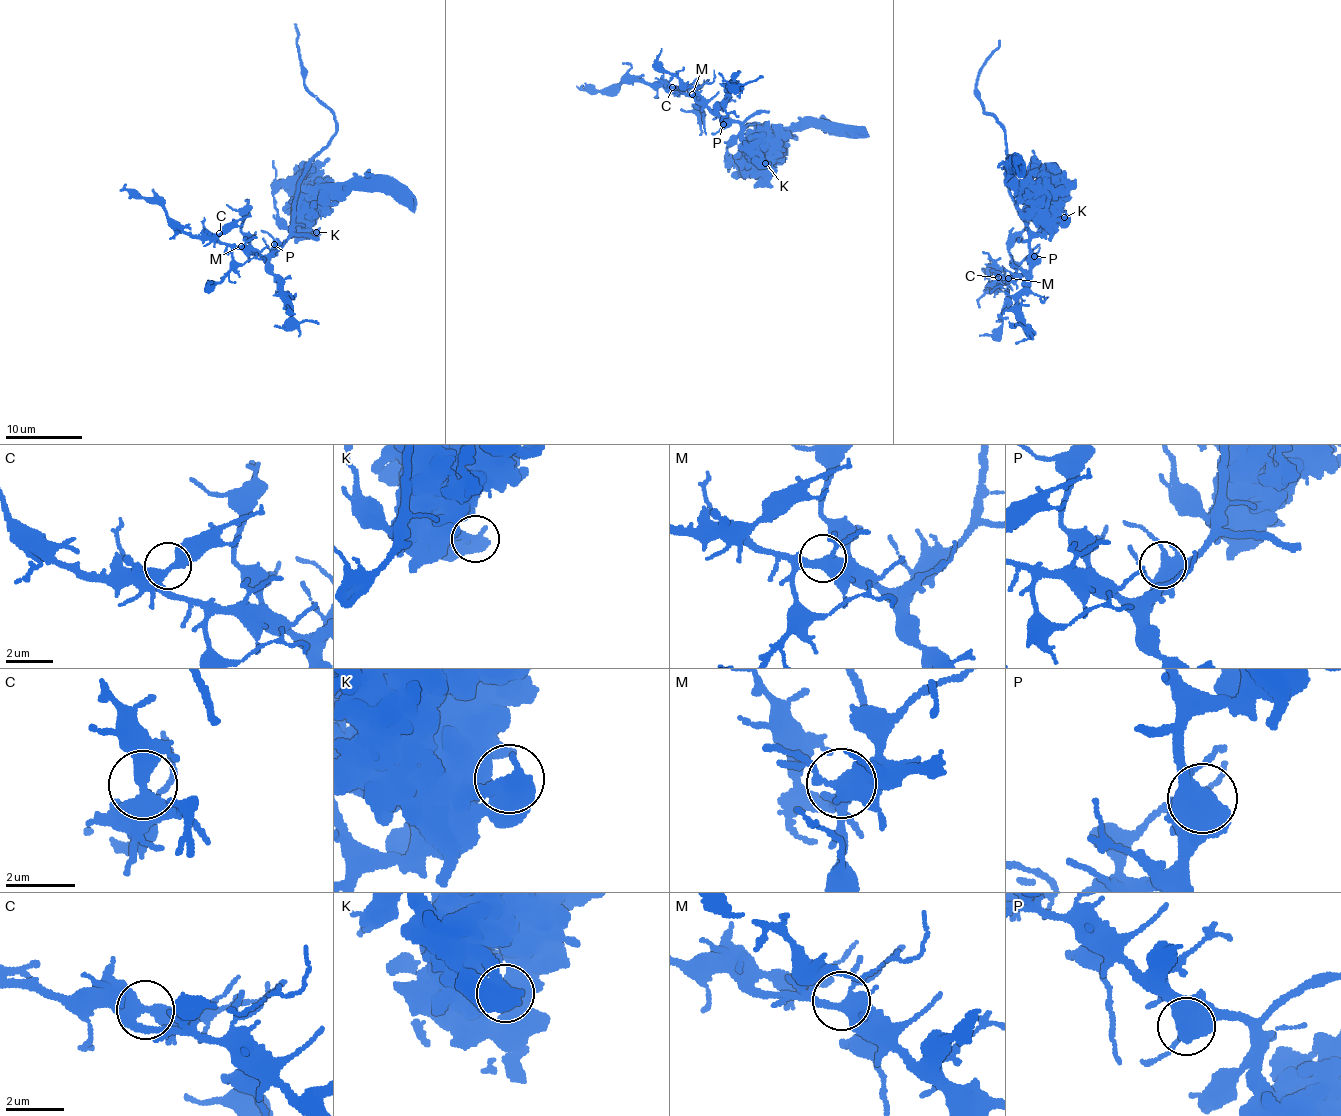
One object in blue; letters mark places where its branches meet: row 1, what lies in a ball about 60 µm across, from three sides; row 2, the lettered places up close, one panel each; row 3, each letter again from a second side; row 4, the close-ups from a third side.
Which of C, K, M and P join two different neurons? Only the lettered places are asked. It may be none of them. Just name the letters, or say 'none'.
K

